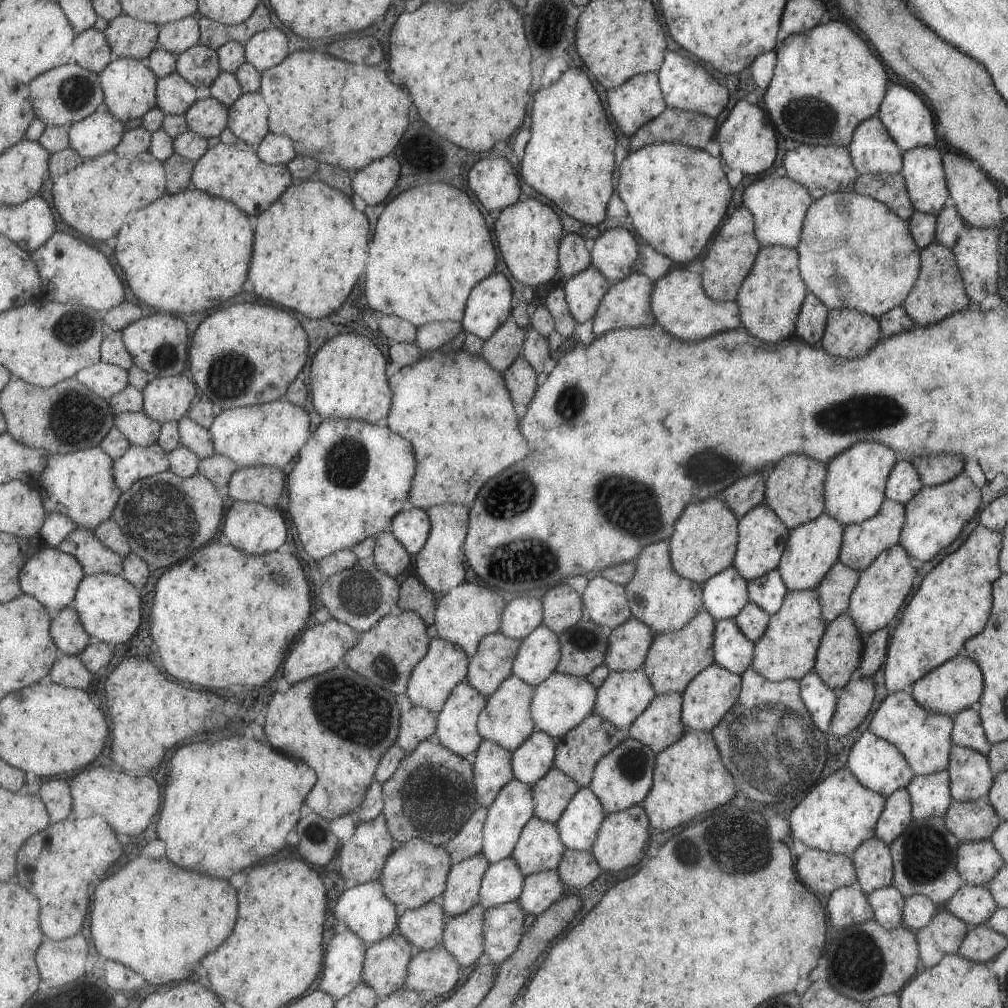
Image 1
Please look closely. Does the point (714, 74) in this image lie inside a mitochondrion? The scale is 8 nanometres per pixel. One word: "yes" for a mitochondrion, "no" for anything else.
no

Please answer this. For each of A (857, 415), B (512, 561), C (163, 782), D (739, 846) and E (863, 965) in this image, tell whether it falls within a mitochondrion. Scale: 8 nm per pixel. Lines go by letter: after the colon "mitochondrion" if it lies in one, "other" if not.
A: mitochondrion
B: mitochondrion
C: other
D: mitochondrion
E: mitochondrion

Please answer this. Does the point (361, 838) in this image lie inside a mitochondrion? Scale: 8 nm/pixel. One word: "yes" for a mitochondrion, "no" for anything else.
no

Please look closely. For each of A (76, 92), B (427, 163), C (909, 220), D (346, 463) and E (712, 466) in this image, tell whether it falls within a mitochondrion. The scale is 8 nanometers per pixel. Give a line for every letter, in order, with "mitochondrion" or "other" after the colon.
A: mitochondrion
B: other
C: other
D: mitochondrion
E: mitochondrion

